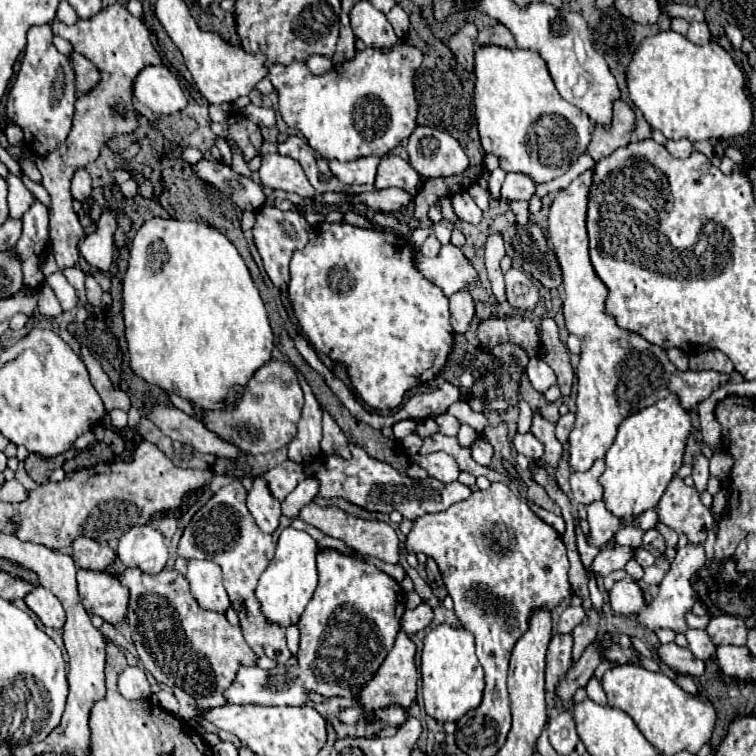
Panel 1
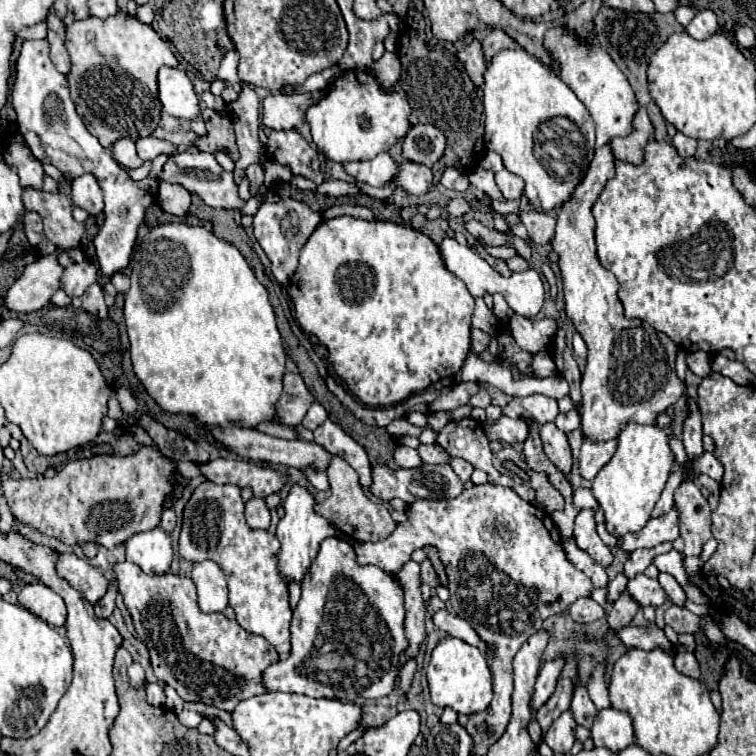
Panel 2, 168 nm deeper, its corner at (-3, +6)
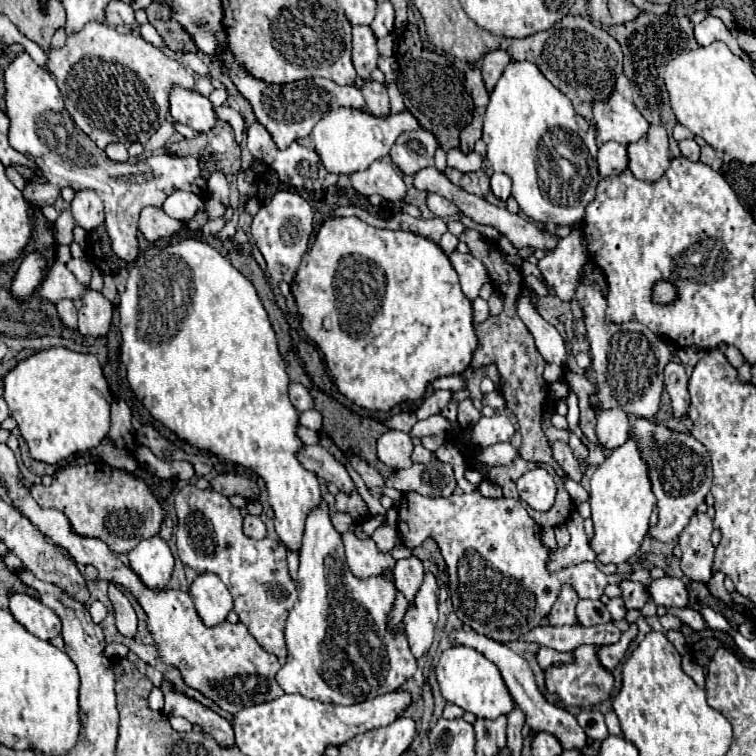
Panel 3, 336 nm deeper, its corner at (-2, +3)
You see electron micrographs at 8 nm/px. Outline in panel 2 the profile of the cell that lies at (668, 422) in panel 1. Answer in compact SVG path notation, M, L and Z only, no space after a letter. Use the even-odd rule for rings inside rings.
M660 412L656 422L642 426L636 422L626 424L618 436L618 448L612 460L598 472L592 482L594 498L606 514L606 526L612 534L626 534L644 528L652 510L666 486L670 470L674 466L674 454L670 448L672 438L672 416Z

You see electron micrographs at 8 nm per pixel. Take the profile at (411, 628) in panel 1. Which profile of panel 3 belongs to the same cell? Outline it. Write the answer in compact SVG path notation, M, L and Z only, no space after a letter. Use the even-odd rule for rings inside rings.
M457 629L457 631L451 633L451 637L455 639L457 645L467 645L467 647L477 649L479 653L483 653L489 661L493 661L493 663L499 667L501 677L503 677L505 685L509 687L509 691L511 691L511 695L513 695L513 699L515 699L515 705L525 713L525 723L531 727L531 731L547 731L547 733L555 735L563 749L583 749L583 747L587 745L587 735L585 735L585 731L579 727L577 719L575 719L569 711L565 711L565 709L555 707L553 703L549 703L549 701L537 691L535 679L533 679L533 675L531 675L531 667L529 667L529 663L527 663L523 657L519 657L517 653L513 653L507 645L497 643L497 641L485 637L485 635L479 635L479 633L475 633L473 629L469 629L469 631Z

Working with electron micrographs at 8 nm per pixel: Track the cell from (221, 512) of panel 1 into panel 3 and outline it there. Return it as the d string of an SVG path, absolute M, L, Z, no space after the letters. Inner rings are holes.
M193 483L185 485L175 495L175 511L179 521L177 553L183 565L197 573L215 573L231 591L235 599L233 611L239 615L239 621L267 653L273 653L283 663L287 657L283 629L297 597L297 583L291 579L285 561L285 545L269 537L261 541L247 537L241 531L243 517L239 509L213 489L201 491Z

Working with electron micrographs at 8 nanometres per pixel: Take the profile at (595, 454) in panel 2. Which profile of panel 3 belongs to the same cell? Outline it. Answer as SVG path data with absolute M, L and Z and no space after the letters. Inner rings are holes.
M601 409L597 421L597 437L601 447L611 451L629 439L629 417L623 409Z

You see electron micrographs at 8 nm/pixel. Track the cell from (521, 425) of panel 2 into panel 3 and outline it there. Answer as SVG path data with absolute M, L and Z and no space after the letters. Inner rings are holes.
M493 415L493 417L481 417L477 425L471 427L471 445L477 447L489 447L501 441L509 441L515 433L509 417L505 415Z

